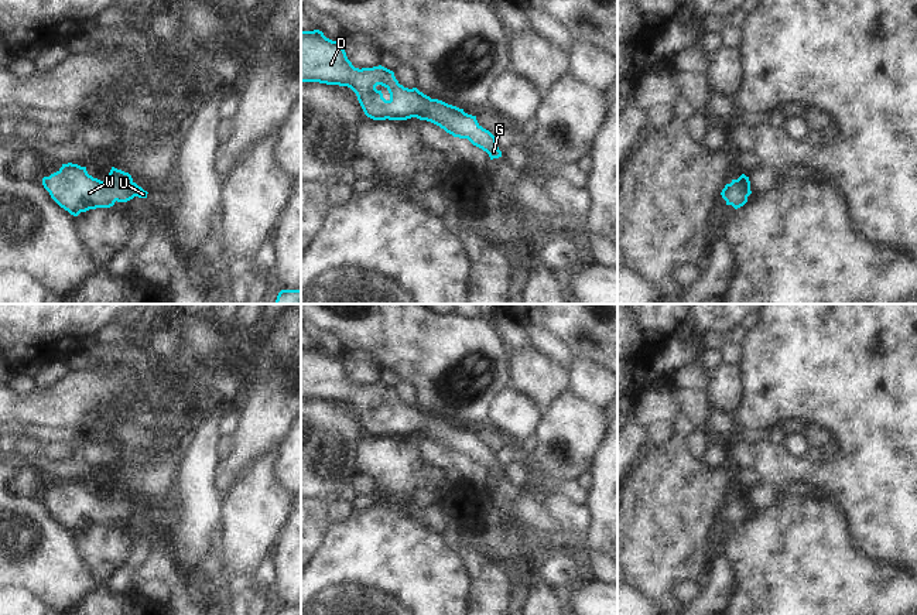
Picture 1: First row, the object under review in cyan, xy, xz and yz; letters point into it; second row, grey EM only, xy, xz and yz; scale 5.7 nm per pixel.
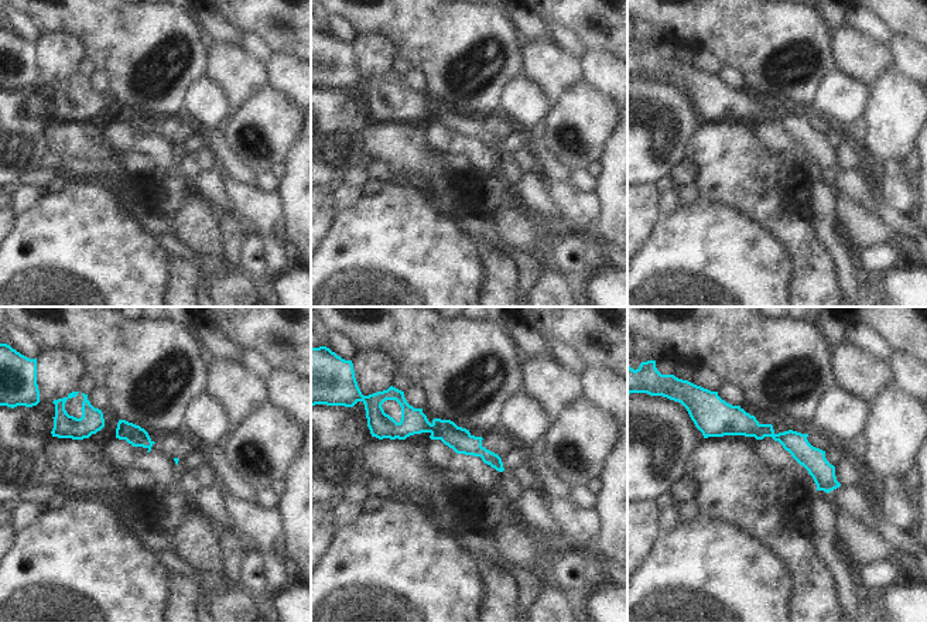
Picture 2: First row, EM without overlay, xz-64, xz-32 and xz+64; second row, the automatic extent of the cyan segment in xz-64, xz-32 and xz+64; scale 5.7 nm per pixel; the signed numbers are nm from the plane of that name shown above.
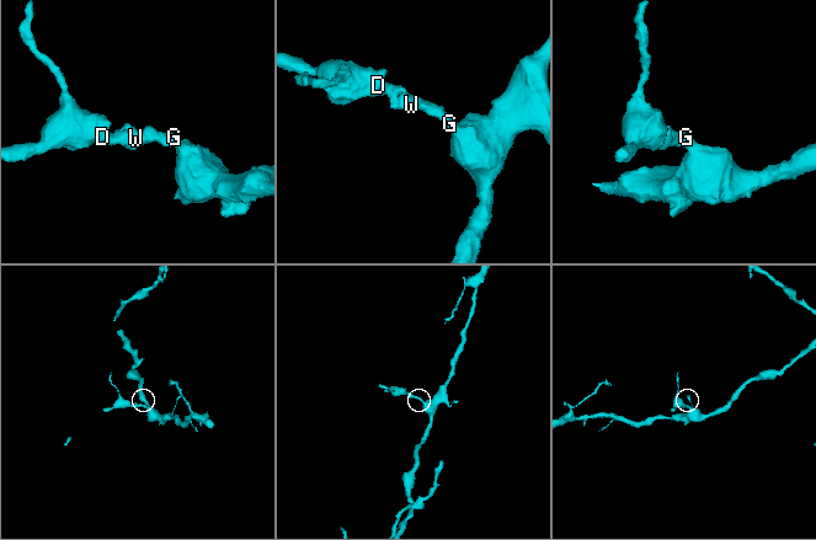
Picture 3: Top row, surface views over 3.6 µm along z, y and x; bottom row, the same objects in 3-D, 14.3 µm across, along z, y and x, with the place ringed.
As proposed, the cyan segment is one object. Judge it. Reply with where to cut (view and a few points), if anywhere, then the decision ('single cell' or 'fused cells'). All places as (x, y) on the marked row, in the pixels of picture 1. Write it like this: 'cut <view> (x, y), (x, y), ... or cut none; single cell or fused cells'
cut none; single cell

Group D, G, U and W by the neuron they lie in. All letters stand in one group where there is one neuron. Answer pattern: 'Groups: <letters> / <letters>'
Groups: D G U W

